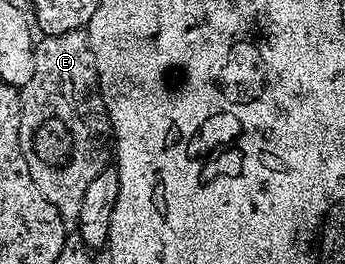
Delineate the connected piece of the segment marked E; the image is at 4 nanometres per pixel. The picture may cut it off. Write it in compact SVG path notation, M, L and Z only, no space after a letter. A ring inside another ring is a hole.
M87 29L71 30L61 34L49 34L41 37L35 43L36 55L34 56L34 76L30 76L28 83L20 90L20 151L30 168L30 176L34 184L38 184L38 192L58 208L58 212L66 220L75 220L82 208L82 196L86 196L86 187L98 176L98 172L109 169L110 166L110 135L112 125L108 123L108 113L104 107L104 98L100 95L100 81L94 64L94 52L90 48Z

